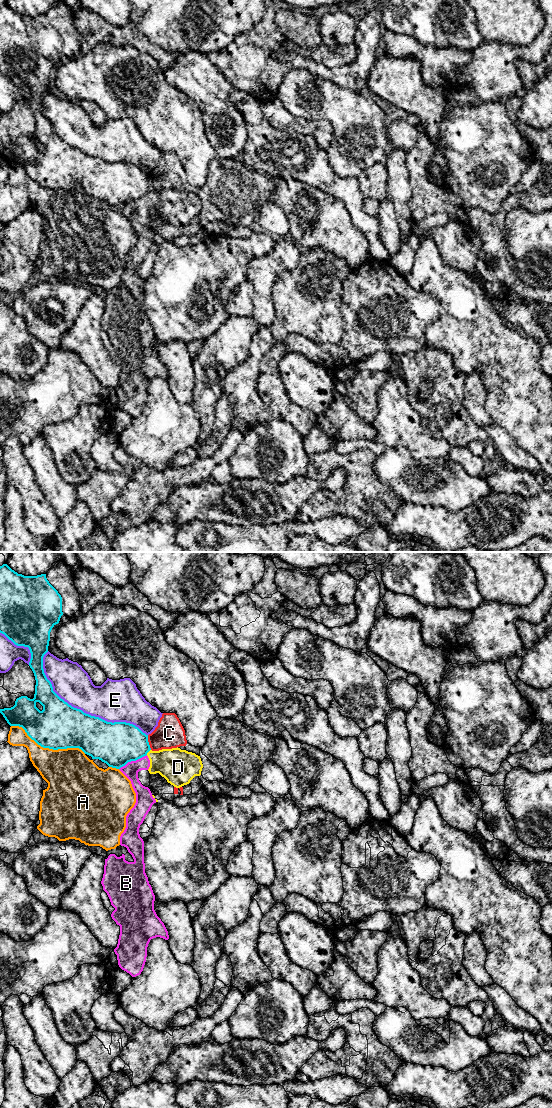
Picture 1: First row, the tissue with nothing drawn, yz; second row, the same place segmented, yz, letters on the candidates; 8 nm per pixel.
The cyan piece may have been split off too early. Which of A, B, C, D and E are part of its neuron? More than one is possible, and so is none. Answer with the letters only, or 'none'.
none

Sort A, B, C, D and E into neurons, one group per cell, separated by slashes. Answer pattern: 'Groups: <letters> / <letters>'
Groups: A / B D / C / E

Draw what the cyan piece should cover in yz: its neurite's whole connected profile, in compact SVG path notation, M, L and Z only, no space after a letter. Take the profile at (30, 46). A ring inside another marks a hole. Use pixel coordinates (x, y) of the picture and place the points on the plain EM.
M60 0L46 14L24 16L7 4L0 6L0 73L15 85L29 88L29 106L36 120L33 139L21 136L13 147L0 149L0 153L10 166L22 167L43 188L79 188L92 199L120 209L128 202L147 195L151 190L148 175L133 164L107 162L72 147L53 131L43 109L43 97L48 92L52 68L59 63L62 55L70 58L80 50L79 33L74 25L74 12L79 7L82 6L68 6Z

